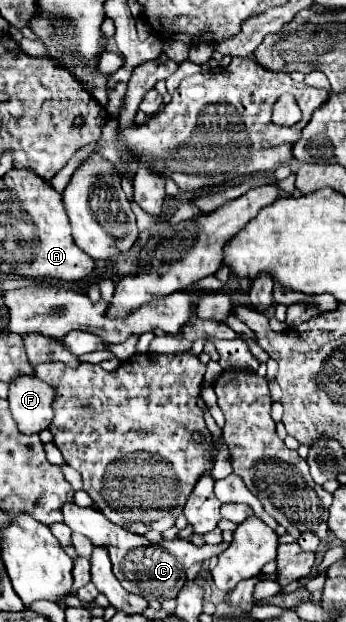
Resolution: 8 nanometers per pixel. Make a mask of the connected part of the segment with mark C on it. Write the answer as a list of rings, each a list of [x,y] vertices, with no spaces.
[[[66,504],[62,508],[62,514],[64,514],[64,522],[72,528],[72,532],[80,532],[94,546],[102,546],[108,550],[110,560],[112,560],[112,572],[120,580],[122,588],[130,594],[138,594],[138,596],[146,598],[148,602],[152,602],[152,600],[164,602],[164,600],[176,598],[176,594],[180,592],[180,588],[186,582],[186,570],[196,562],[204,562],[212,556],[218,556],[230,544],[230,542],[222,542],[218,546],[200,546],[198,548],[190,540],[180,540],[180,538],[162,540],[162,542],[154,544],[154,542],[148,542],[140,534],[132,534],[132,532],[116,526],[96,508],[80,508],[76,504]]]

